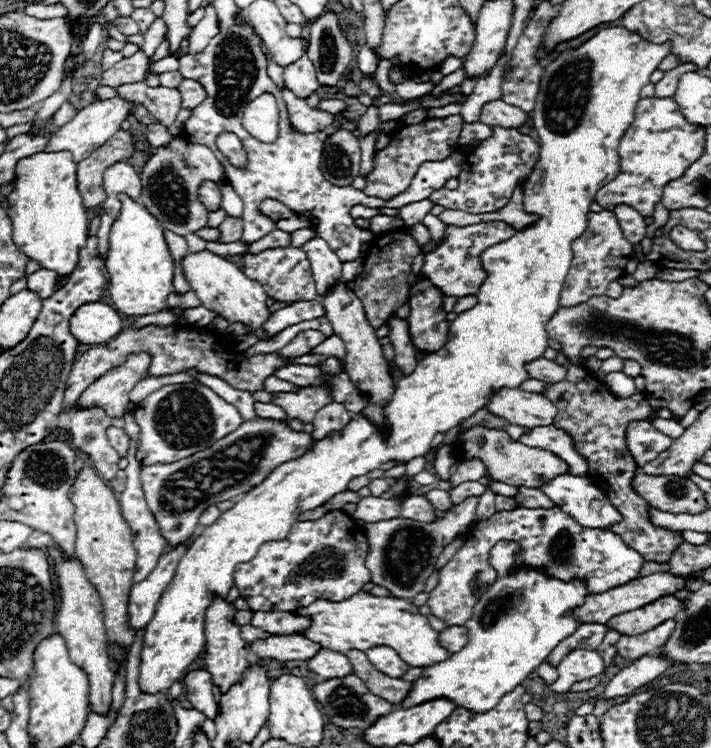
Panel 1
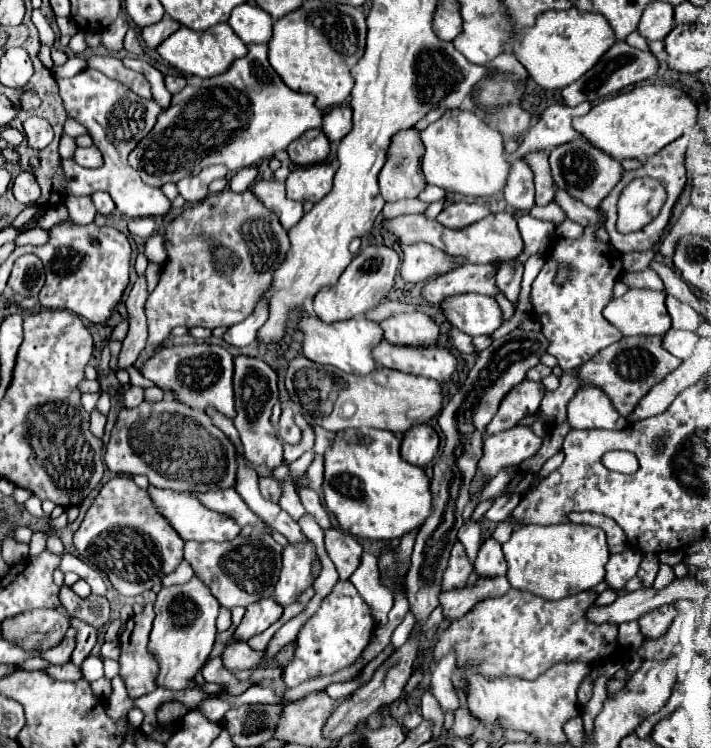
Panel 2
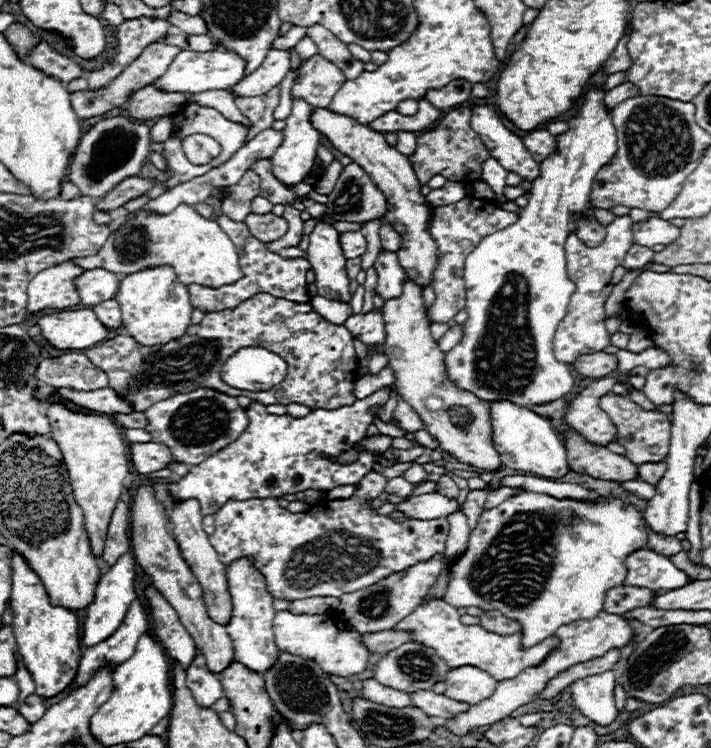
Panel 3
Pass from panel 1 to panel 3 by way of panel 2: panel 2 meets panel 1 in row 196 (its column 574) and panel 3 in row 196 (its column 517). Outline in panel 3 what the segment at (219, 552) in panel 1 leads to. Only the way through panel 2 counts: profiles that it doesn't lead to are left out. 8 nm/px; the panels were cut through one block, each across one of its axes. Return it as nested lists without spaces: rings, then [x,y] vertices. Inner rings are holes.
[[[588,90],[586,94],[586,100],[584,100],[584,106],[582,110],[578,110],[578,114],[570,120],[570,130],[562,136],[558,136],[558,150],[540,164],[540,180],[534,180],[532,182],[532,190],[528,194],[528,206],[522,208],[520,216],[518,216],[518,222],[484,238],[476,248],[474,252],[466,258],[466,266],[464,266],[464,282],[466,282],[466,298],[468,298],[468,304],[466,304],[466,312],[468,312],[468,320],[464,322],[464,340],[460,344],[456,344],[450,352],[446,352],[446,366],[448,366],[448,376],[456,382],[456,386],[460,386],[462,390],[468,390],[472,394],[476,394],[478,398],[482,400],[512,400],[514,404],[520,404],[520,406],[534,406],[534,404],[544,404],[544,402],[552,402],[552,400],[558,400],[566,394],[572,392],[574,388],[574,376],[570,372],[570,366],[564,364],[564,362],[558,362],[554,358],[554,350],[552,350],[552,340],[554,340],[554,332],[556,332],[556,326],[558,322],[564,318],[566,314],[566,306],[568,306],[568,300],[572,296],[572,292],[576,290],[574,282],[570,282],[568,274],[566,274],[566,254],[564,254],[564,242],[566,242],[566,236],[570,230],[576,230],[576,222],[578,218],[574,218],[572,214],[580,212],[586,208],[586,204],[590,202],[590,192],[592,192],[592,182],[594,182],[594,176],[596,172],[608,162],[614,158],[616,154],[616,128],[612,126],[612,116],[610,116],[610,110],[604,106],[602,102],[604,98],[604,90]]]

